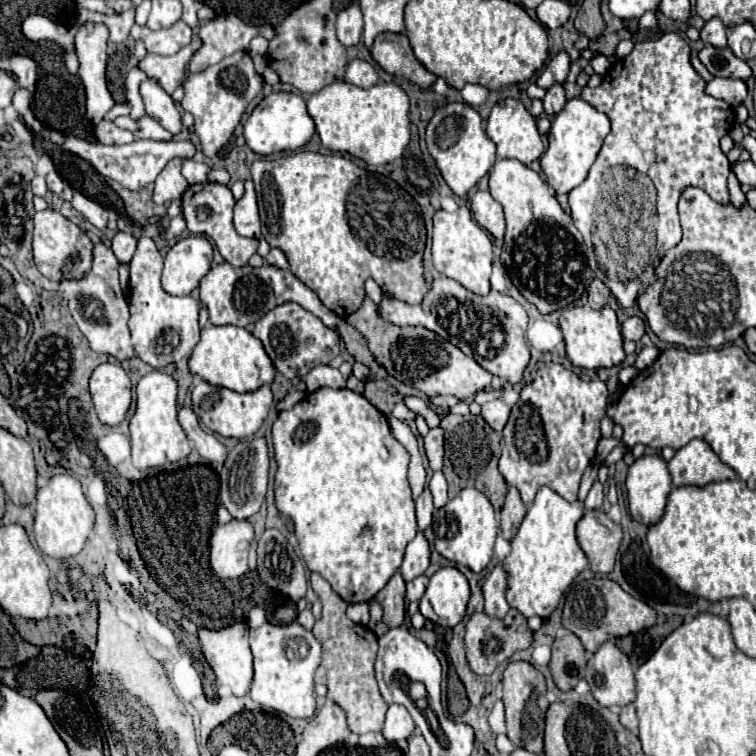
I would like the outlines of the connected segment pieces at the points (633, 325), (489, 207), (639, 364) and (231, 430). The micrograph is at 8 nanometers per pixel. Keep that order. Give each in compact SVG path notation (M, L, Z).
M629 317L621 325L621 333L623 333L623 339L631 339L637 343L645 335L645 321L641 317Z
M477 191L471 197L471 213L475 221L481 227L485 227L497 241L503 239L503 233L505 233L503 207L491 197L489 191Z
M655 346L645 347L640 352L637 353L636 361L634 366L640 370L644 371L647 367L651 366L655 359L659 356L660 349Z
M197 381L193 387L193 409L195 409L195 413L201 417L201 421L211 431L215 431L223 437L235 437L235 439L251 437L261 427L263 419L267 417L271 403L273 403L273 395L271 395L271 389L267 385L263 385L255 391L249 391L249 393L237 393L231 389L209 385L205 381Z

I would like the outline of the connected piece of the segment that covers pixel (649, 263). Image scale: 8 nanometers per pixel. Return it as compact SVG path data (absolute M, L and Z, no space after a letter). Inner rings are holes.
M665 33L665 35L661 35L659 39L635 43L635 49L633 49L627 57L623 57L623 59L619 59L615 65L611 65L611 69L605 73L603 83L601 83L599 87L595 87L595 89L583 87L583 91L581 91L581 97L583 97L587 103L591 103L597 111L601 111L601 113L605 113L605 115L609 117L609 121L611 121L611 131L609 131L609 135L605 137L603 147L601 147L597 159L595 159L595 163L593 163L593 167L591 167L587 179L585 179L579 187L575 187L575 189L569 193L569 207L571 207L571 217L573 217L575 227L577 227L579 231L587 231L587 229L593 231L593 247L595 247L595 253L597 253L597 262L593 259L588 259L587 265L589 265L589 268L594 272L595 277L601 279L607 287L611 289L611 293L617 297L617 301L619 301L623 307L635 305L637 293L641 293L649 283L655 281L655 267L653 267L655 261L659 261L659 257L663 255L665 249L669 249L671 245L677 243L677 237L681 239L681 225L679 225L679 217L677 217L677 201L679 201L679 193L681 193L683 187L687 187L687 185L701 187L711 199L715 199L715 201L719 201L719 203L729 203L727 175L729 175L731 165L729 165L729 159L723 155L723 151L719 149L719 139L725 137L725 135L731 131L731 127L733 127L733 123L735 123L735 113L733 113L733 107L727 105L725 101L715 99L715 97L709 97L709 95L703 93L705 81L703 81L703 79L697 75L697 71L693 69L693 65L691 65L691 61L689 61L689 53L691 53L691 49L689 49L687 41L685 41L683 37L679 37L677 33ZM643 175L645 175L645 179L651 181L651 187L655 187L655 199L653 199L653 193L641 193L641 191L637 193L637 189L639 189L639 187L645 187L645 183L647 183L647 181L643 181ZM655 231L661 231L661 239L657 239L657 243L659 243L659 257L657 257Z

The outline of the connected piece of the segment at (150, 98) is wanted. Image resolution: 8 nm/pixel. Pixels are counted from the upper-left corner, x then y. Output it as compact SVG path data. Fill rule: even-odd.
M153 79L141 83L141 95L149 117L159 121L173 135L179 135L183 131L183 121L173 99Z

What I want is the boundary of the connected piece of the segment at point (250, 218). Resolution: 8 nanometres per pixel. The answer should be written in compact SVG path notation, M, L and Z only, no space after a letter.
M247 179L245 181L245 193L243 197L235 203L233 211L233 223L237 233L243 237L261 237L261 221L257 213L257 197L253 183Z

